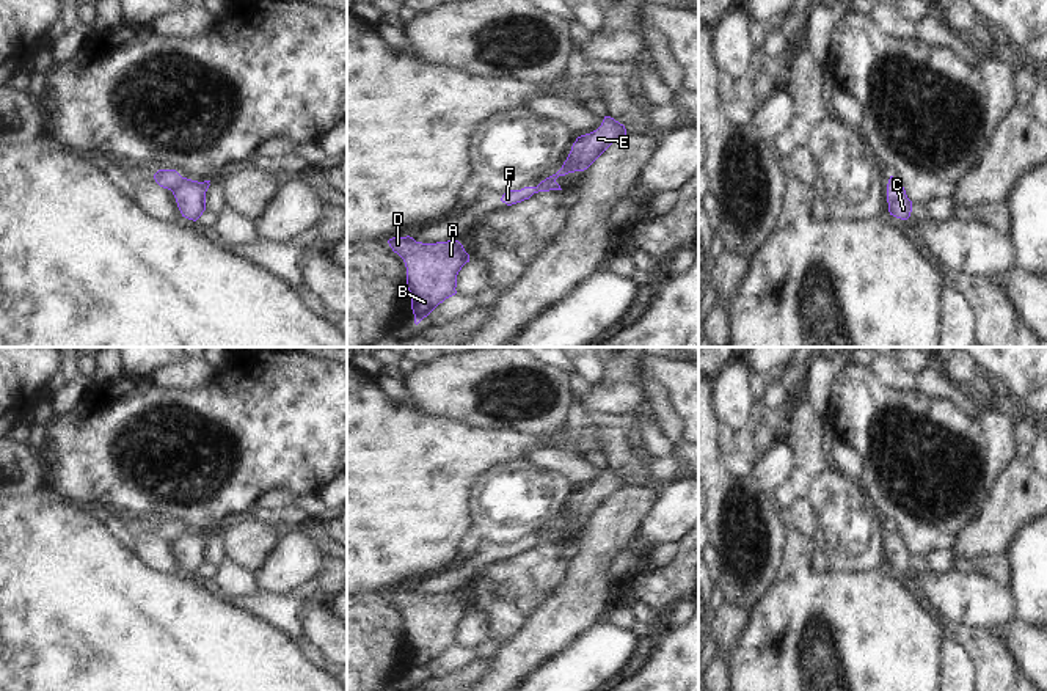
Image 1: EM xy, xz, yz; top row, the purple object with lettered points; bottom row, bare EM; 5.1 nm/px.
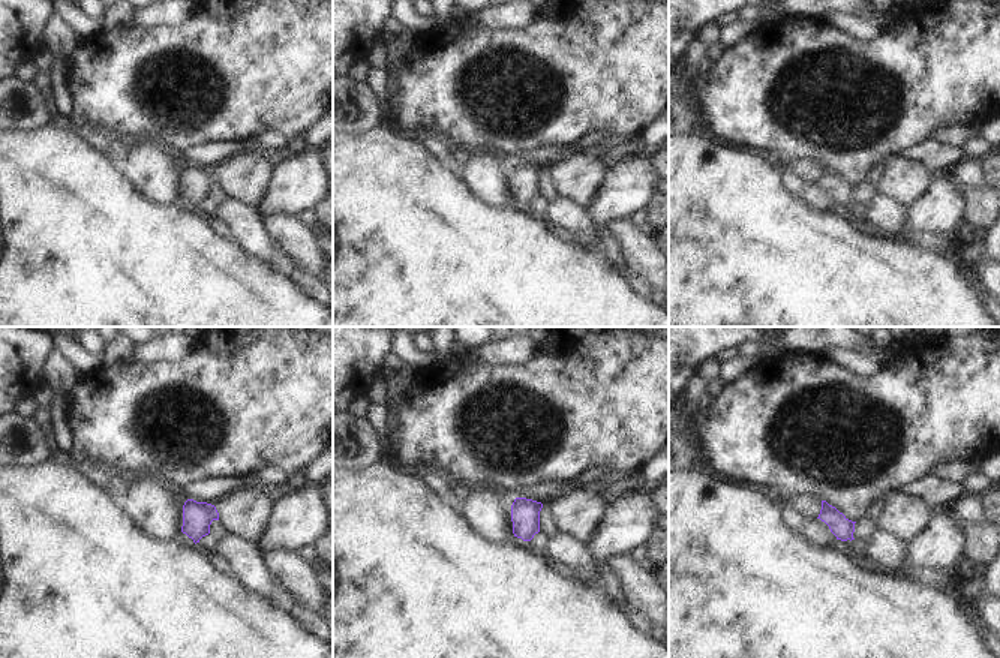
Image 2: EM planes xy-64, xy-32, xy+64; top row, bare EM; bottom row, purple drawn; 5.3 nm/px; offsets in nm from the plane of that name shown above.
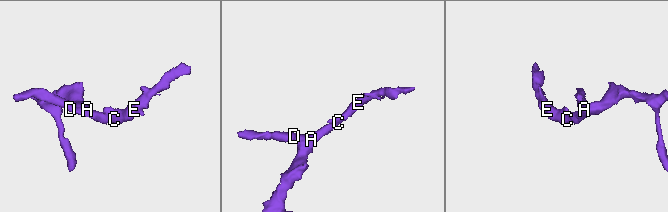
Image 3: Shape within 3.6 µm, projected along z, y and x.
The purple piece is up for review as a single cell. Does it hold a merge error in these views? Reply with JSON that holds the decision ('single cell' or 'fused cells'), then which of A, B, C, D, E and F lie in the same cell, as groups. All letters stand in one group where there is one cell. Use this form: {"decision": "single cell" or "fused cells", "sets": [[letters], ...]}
{"decision": "single cell", "sets": [["A", "B", "C", "D", "E", "F"]]}

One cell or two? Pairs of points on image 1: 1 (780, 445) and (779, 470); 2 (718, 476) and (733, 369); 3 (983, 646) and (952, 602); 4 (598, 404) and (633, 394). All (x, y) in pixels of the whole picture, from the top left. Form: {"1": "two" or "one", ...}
{"1": "one", "2": "two", "3": "two", "4": "one"}

